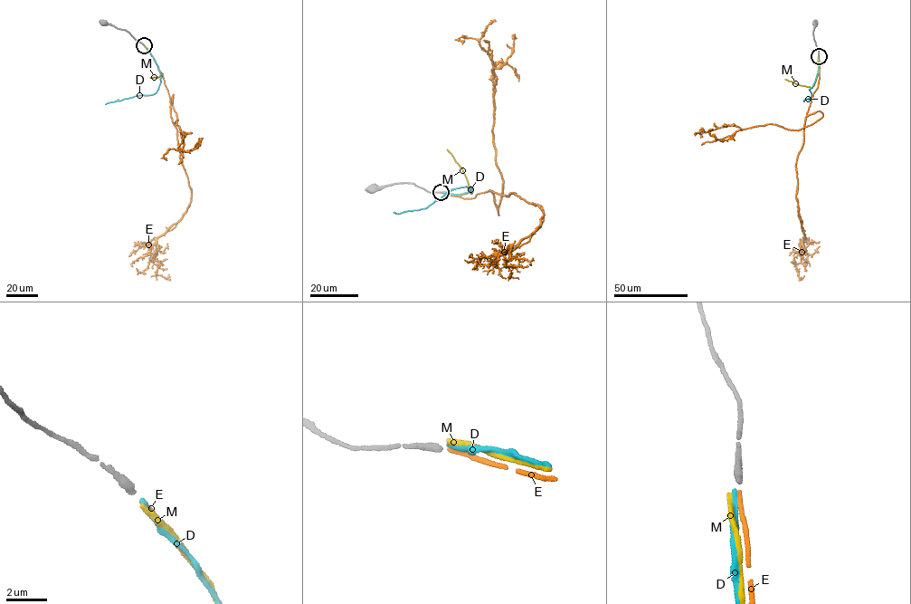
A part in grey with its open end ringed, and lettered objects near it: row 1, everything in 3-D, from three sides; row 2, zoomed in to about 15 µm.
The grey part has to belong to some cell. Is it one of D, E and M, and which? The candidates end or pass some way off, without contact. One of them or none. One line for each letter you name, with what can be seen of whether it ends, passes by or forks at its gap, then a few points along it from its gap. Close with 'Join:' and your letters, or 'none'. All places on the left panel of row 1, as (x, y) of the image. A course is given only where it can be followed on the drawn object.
E: it ends | via (145, 46), (167, 90), (191, 192), (186, 212), (150, 250), (158, 262), (156, 274), (167, 279), (168, 273)
Join: E

